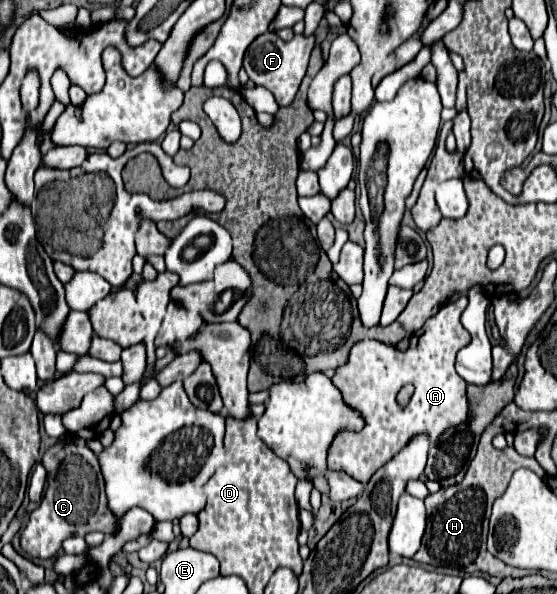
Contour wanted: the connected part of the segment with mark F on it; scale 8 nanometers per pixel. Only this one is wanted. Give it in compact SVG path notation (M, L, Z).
M265 32L249 44L245 58L243 58L243 68L257 86L265 86L275 96L279 106L289 106L305 76L313 44L315 44L313 36L305 38L303 34L299 34L291 42L283 42L283 40L279 40L279 36L275 32Z

